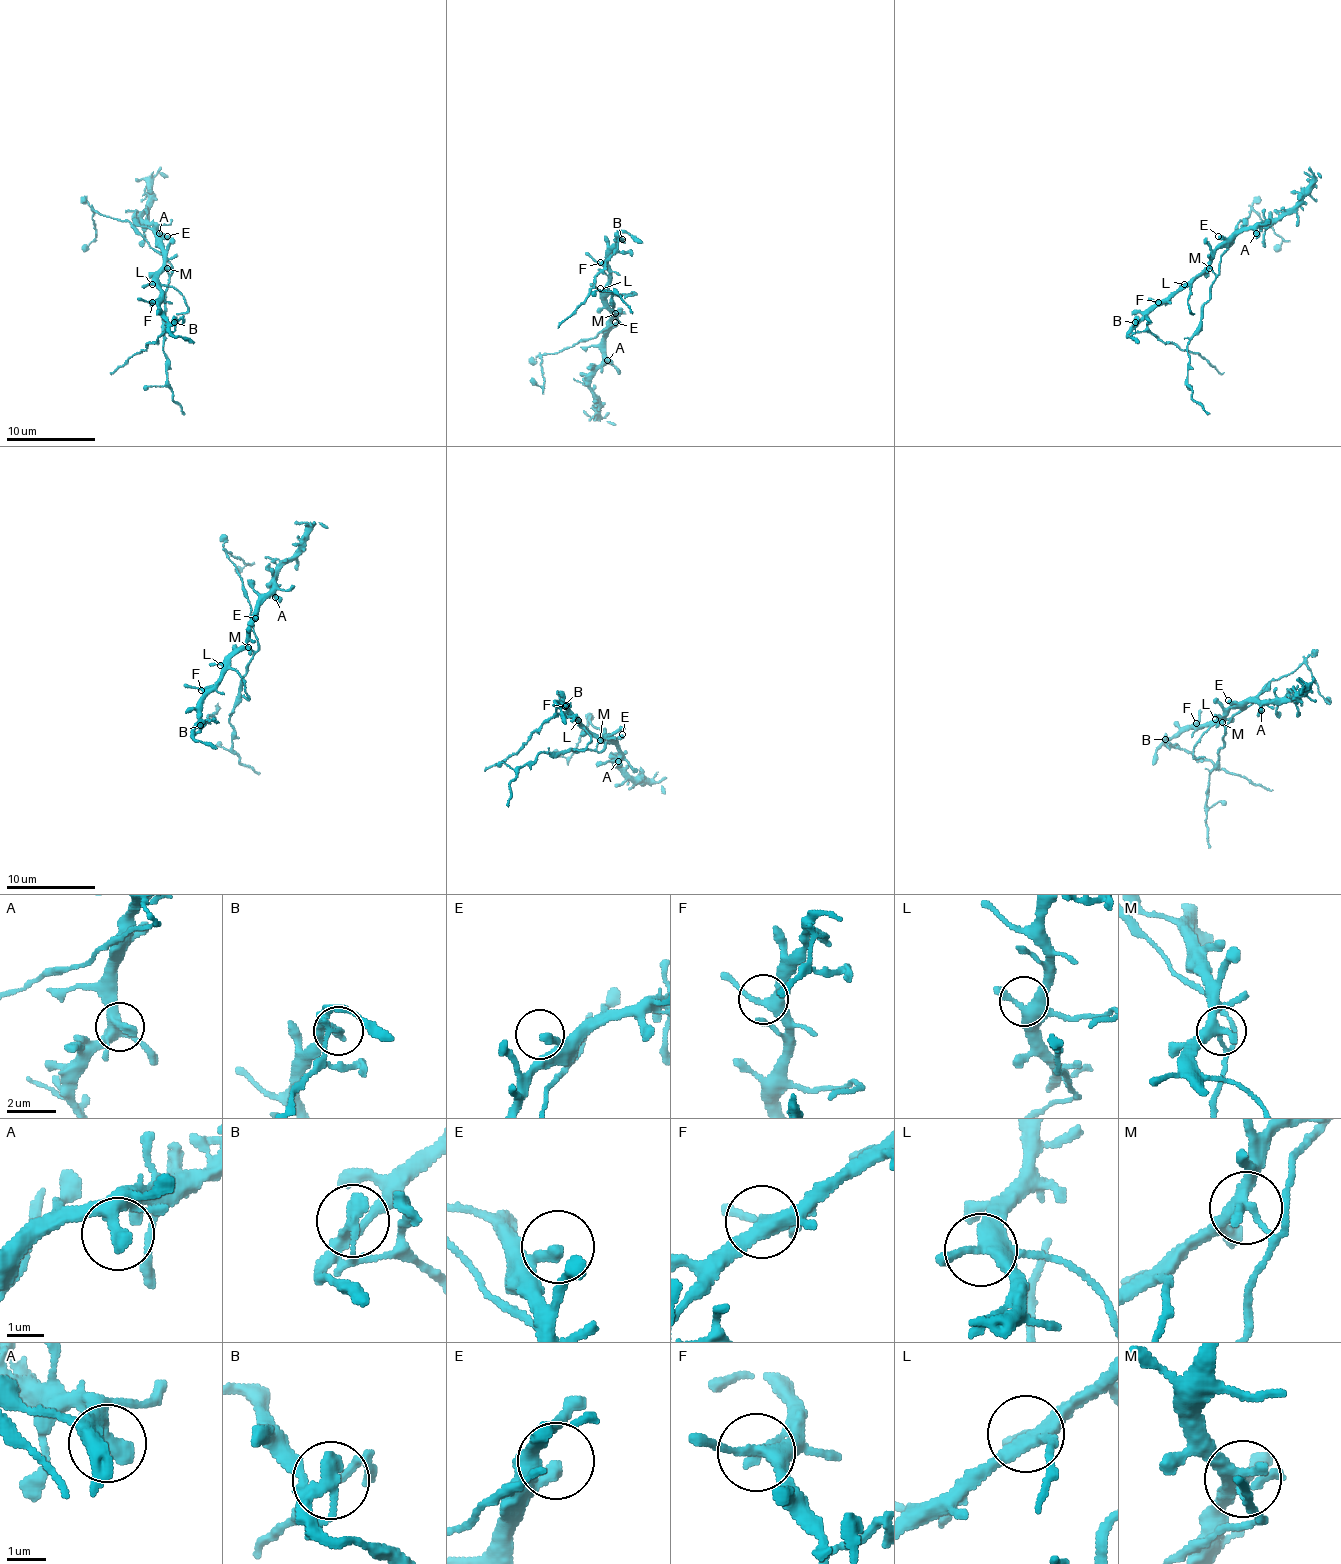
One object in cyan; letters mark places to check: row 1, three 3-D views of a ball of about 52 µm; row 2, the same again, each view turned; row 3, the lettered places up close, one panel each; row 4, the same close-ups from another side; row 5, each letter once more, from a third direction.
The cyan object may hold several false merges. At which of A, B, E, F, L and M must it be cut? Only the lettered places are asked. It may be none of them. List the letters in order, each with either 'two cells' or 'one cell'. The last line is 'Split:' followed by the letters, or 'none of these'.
A: one cell
B: two cells
E: one cell
F: one cell
L: one cell
M: two cells
Split: B, M

